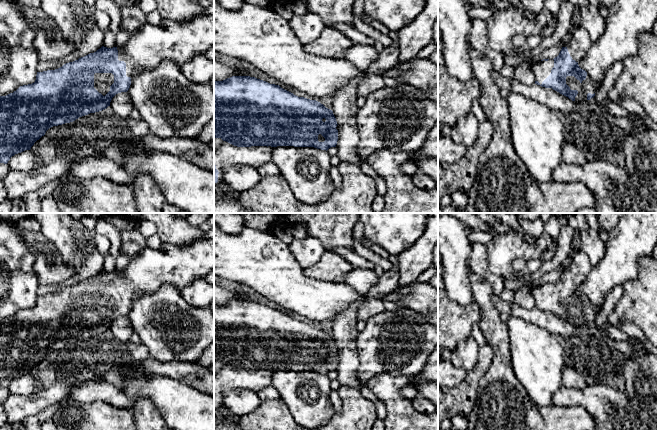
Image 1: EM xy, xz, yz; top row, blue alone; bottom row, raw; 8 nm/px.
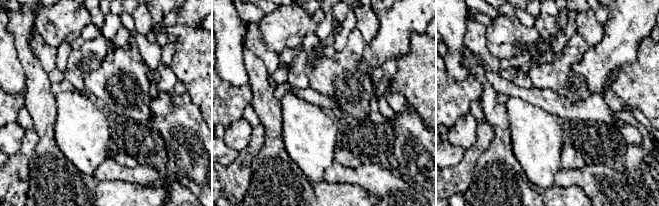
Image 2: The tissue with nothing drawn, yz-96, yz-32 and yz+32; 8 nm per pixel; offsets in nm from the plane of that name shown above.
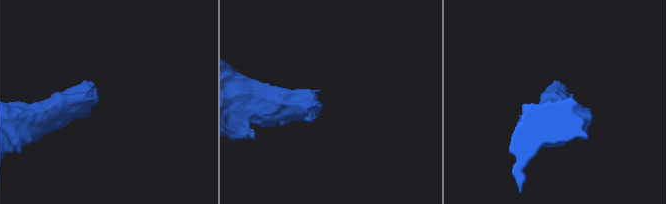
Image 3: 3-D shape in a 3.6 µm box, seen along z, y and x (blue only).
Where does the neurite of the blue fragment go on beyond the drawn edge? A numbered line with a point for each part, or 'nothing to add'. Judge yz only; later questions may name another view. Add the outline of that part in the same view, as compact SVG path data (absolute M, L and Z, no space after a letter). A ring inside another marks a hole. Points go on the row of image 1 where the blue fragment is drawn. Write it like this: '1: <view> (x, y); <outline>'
1: yz (588, 85); M587 74L586 79L580 82L574 76L566 77L566 84L571 90L577 90L578 94L575 97L575 101L587 100L587 94L594 94L597 92L598 87L593 79Z

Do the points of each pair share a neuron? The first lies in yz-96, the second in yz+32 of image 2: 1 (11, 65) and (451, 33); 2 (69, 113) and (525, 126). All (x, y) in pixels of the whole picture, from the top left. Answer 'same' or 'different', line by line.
1: same
2: same

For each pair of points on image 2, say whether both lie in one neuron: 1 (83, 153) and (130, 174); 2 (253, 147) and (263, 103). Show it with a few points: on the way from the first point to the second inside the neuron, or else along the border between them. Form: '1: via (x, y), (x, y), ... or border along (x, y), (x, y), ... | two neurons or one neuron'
1: border along (107, 157), (92, 175) | two neurons
2: border along (260, 123), (264, 130), (264, 143), (260, 148) | two neurons

